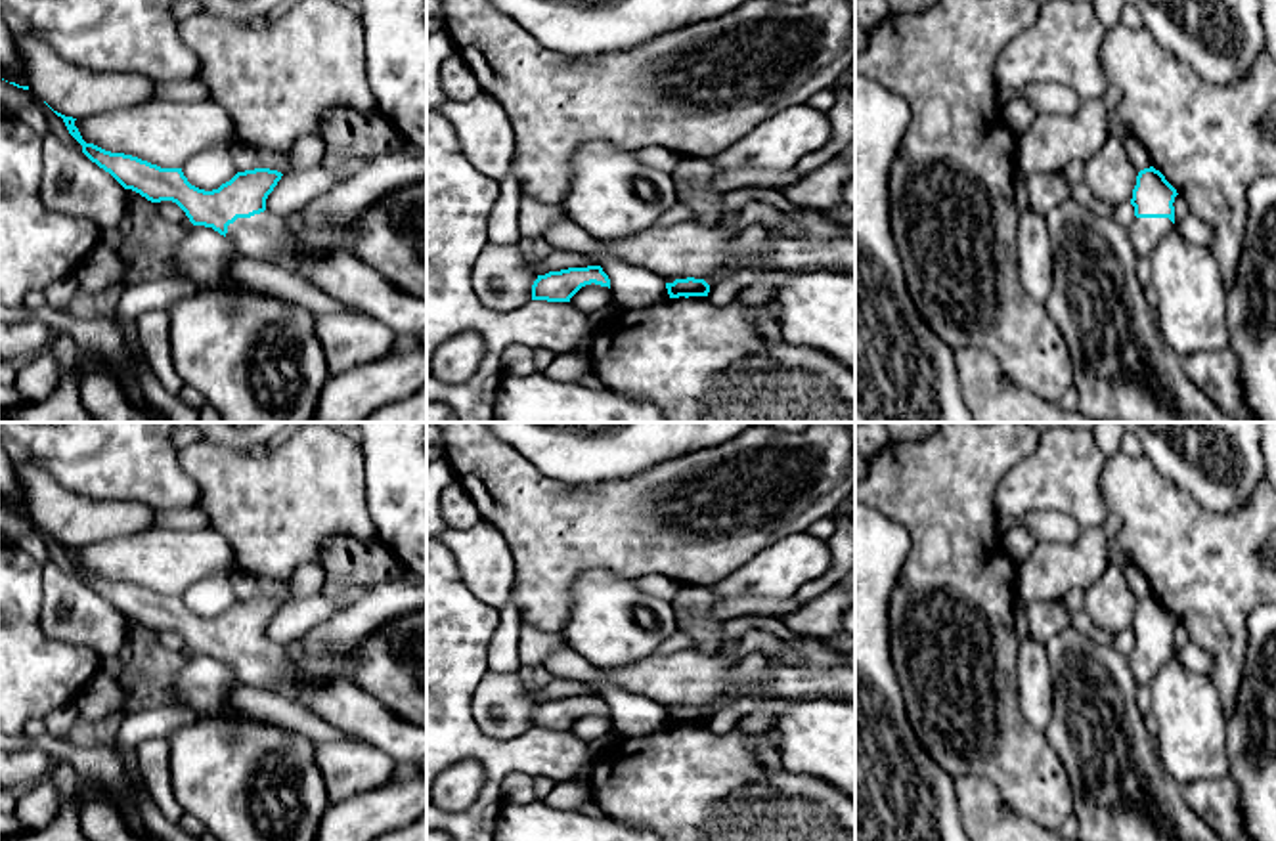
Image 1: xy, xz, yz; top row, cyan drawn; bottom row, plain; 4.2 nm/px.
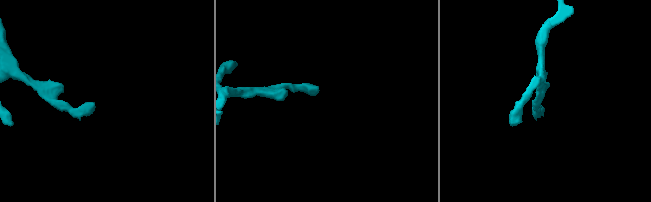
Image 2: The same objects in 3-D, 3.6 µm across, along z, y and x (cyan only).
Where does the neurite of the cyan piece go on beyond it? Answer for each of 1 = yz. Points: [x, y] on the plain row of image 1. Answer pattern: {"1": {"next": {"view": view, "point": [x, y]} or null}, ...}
{"1": {"next": {"view": "yz", "point": [1146, 662]}}}

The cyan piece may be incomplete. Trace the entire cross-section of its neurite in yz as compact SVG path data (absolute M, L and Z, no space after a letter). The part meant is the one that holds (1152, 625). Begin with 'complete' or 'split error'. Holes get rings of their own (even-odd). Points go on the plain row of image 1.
split error | M1154 594L1138 600L1131 627L1134 648L1129 654L1138 686L1150 684L1175 652L1177 623L1177 617Z

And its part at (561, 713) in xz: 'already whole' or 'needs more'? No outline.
already whole

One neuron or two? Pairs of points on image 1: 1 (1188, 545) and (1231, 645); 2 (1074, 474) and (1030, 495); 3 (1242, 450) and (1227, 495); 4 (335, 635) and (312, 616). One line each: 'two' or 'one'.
1: one
2: one
3: one
4: two

